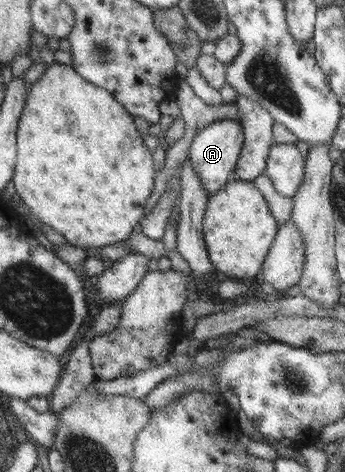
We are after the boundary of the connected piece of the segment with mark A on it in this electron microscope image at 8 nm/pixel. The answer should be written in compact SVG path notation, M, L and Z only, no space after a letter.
M227 119L211 122L193 137L188 152L189 164L195 177L201 181L202 187L210 195L217 192L227 181L232 180L243 139L244 132L240 121Z

